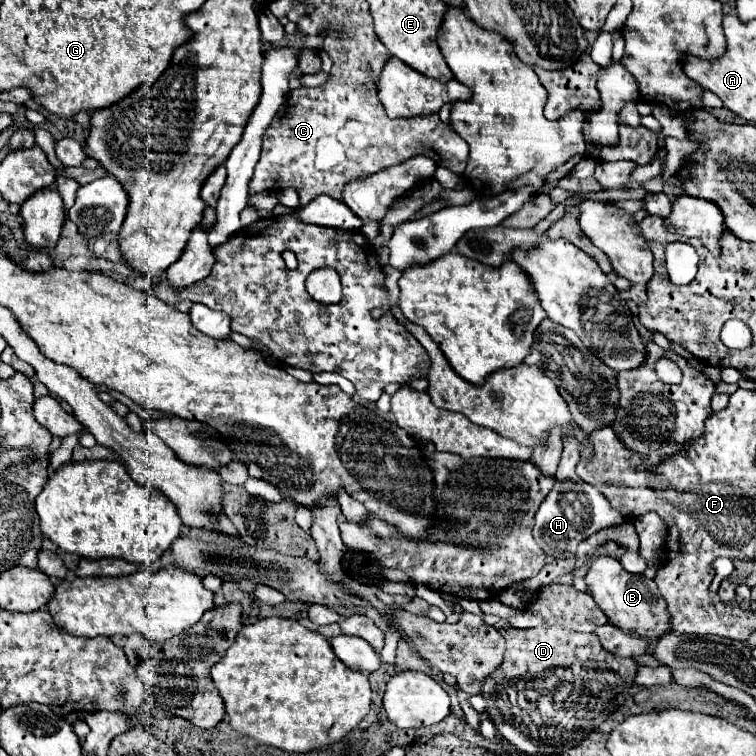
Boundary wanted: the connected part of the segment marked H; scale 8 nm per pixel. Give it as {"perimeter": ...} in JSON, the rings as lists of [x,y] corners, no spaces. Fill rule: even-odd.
{"perimeter":[[[573,439],[563,441],[563,455],[561,455],[559,469],[555,473],[555,485],[535,515],[533,539],[543,549],[545,555],[551,555],[555,559],[575,557],[577,545],[581,541],[585,541],[589,535],[593,535],[601,529],[607,529],[607,527],[623,525],[629,521],[625,515],[621,515],[617,509],[611,507],[611,503],[605,499],[605,495],[601,495],[601,491],[597,491],[593,485],[581,481],[575,475],[575,465],[579,461],[577,451],[579,451],[579,447],[577,447],[577,443],[573,443]],[[585,501],[593,501],[593,503],[585,503]],[[587,505],[591,507],[589,511],[585,509]]]}

